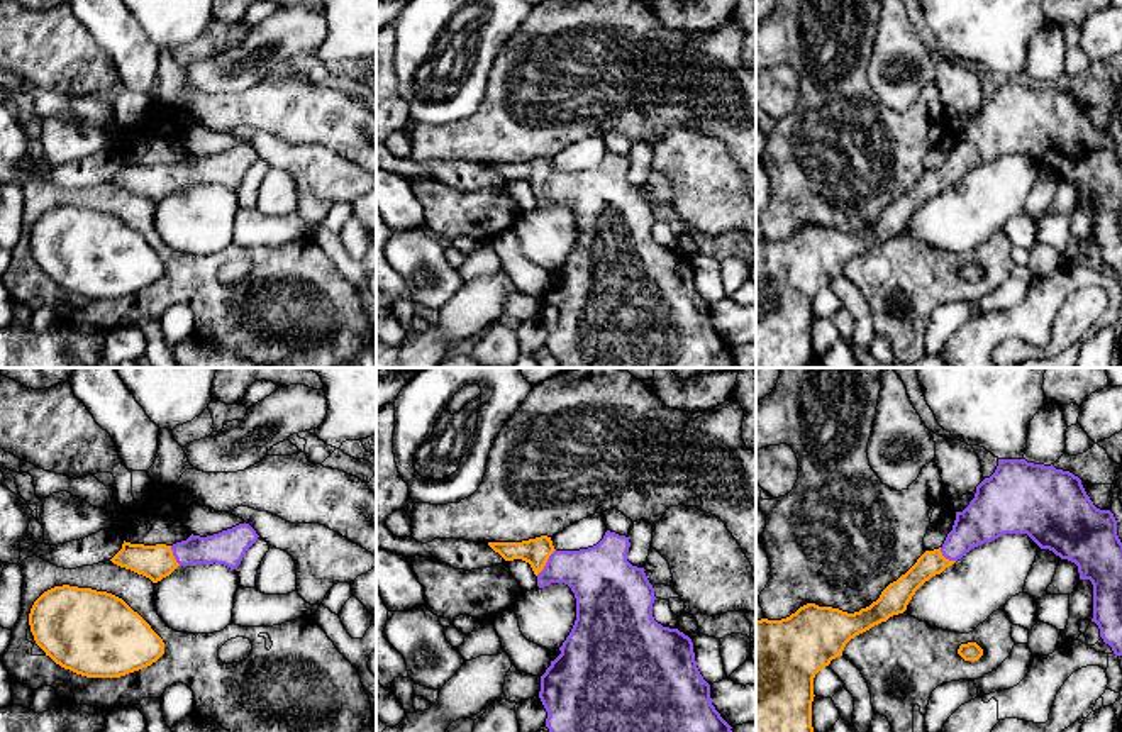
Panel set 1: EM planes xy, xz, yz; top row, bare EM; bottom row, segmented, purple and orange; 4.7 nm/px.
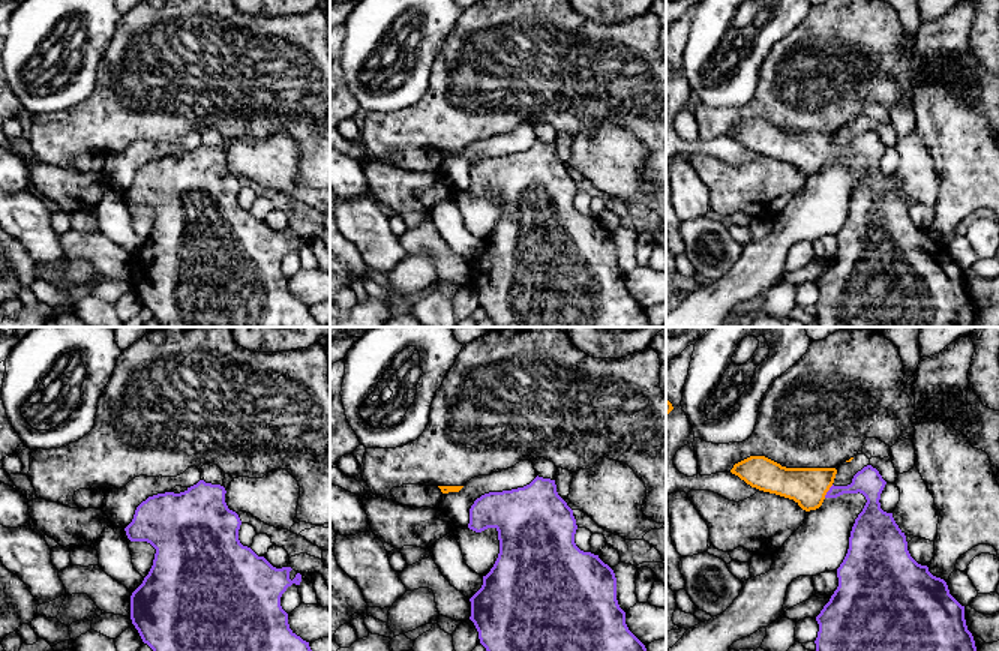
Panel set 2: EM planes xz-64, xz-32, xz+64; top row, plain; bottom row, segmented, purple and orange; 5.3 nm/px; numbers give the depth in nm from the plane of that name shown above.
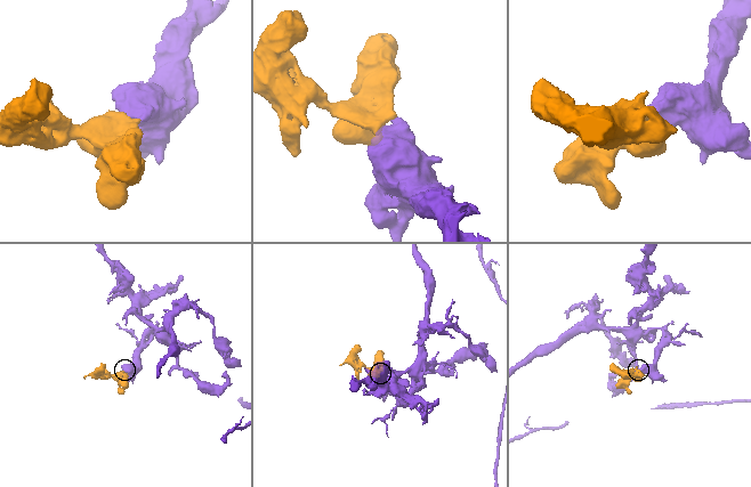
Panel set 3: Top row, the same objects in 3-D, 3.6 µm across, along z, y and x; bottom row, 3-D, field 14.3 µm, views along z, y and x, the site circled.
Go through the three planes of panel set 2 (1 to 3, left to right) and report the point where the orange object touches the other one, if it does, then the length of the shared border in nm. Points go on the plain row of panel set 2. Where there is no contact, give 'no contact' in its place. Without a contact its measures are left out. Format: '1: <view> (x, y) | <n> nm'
1: no contact
2: no contact
3: xz+64 (828, 155) | 90 nm

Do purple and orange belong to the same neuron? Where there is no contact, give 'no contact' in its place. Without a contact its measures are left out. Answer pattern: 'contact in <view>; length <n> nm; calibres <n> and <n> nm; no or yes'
contact in xz; length 160 nm; calibres 280 and 130 nm; yes

